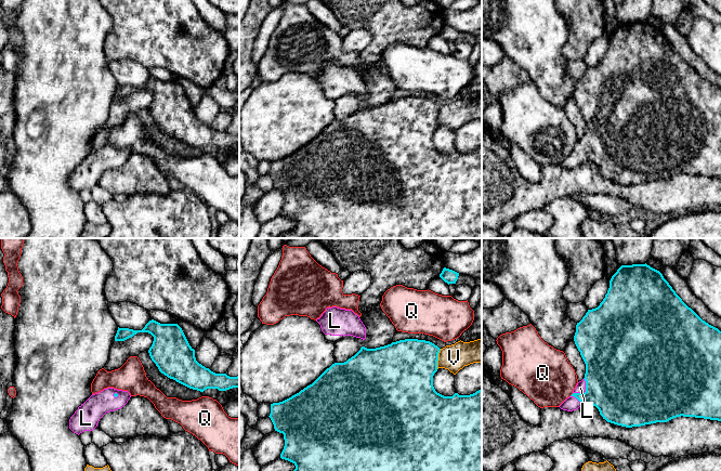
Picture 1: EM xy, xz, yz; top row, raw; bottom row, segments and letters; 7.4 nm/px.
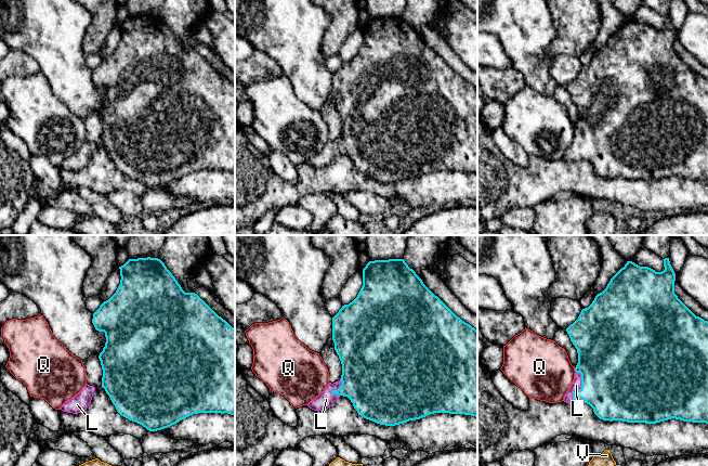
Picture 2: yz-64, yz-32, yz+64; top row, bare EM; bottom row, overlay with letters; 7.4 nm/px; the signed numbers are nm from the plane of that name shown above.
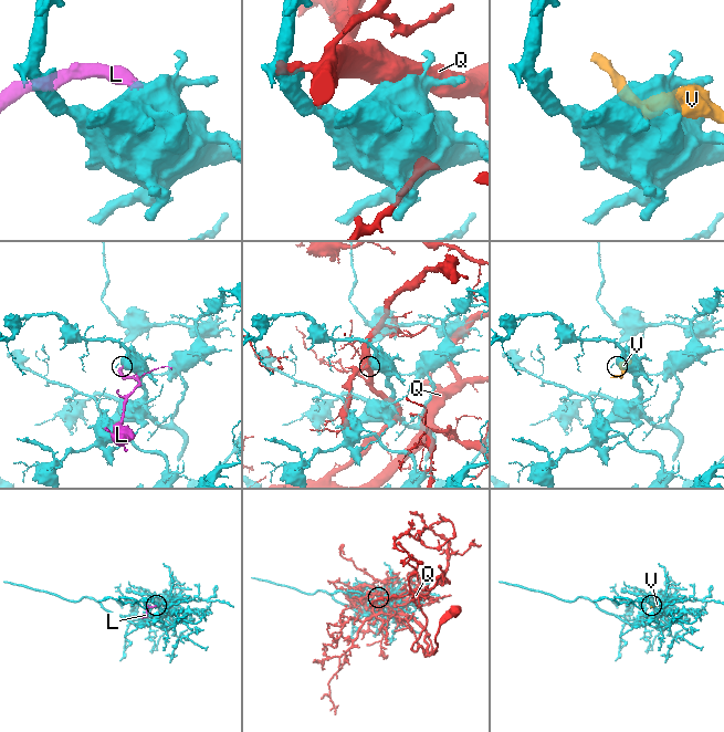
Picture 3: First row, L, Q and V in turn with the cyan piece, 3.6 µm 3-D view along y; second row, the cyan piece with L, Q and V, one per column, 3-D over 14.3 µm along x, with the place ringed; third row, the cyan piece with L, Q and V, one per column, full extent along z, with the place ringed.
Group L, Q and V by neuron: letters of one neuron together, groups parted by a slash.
L / Q / V

